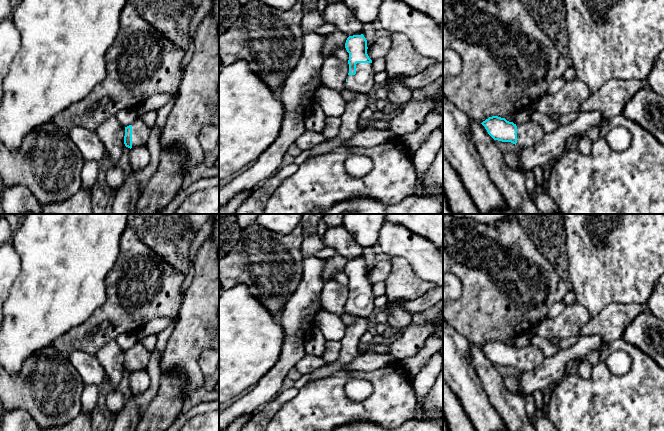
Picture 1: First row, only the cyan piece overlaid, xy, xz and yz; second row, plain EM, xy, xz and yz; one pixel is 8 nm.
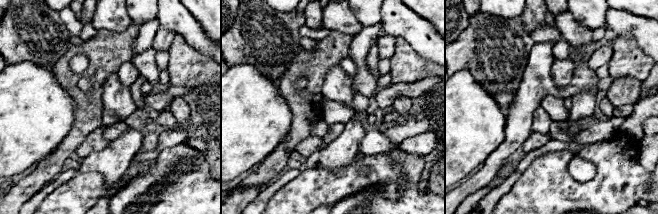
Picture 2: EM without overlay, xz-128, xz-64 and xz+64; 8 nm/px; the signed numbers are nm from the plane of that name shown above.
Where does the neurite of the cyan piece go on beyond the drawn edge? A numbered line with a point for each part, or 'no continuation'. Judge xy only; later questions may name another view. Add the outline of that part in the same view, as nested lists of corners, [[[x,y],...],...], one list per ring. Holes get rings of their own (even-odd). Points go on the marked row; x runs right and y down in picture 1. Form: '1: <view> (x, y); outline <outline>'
1: xy (140, 131); outline [[[137,119],[132,123],[132,147],[142,146],[147,143],[151,128],[142,120]]]

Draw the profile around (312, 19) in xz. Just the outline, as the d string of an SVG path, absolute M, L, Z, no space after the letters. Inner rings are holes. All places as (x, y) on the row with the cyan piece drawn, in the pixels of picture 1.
M317 8L303 12L301 27L304 33L316 33L316 30L325 23L326 22L324 21Z

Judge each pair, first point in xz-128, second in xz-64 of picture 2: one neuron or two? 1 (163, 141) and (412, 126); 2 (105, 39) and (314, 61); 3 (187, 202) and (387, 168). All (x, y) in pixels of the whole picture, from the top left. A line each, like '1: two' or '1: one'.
1: one
2: one
3: two

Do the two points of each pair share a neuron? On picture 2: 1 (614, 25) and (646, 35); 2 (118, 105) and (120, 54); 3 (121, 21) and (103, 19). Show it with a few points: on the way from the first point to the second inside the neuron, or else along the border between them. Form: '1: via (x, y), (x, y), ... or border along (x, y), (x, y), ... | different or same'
1: via (622, 24), (632, 24), (638, 27) | same
2: border along (116, 72), (106, 79), (102, 86), (102, 94) | different
3: via (117, 19), (107, 19) | same

